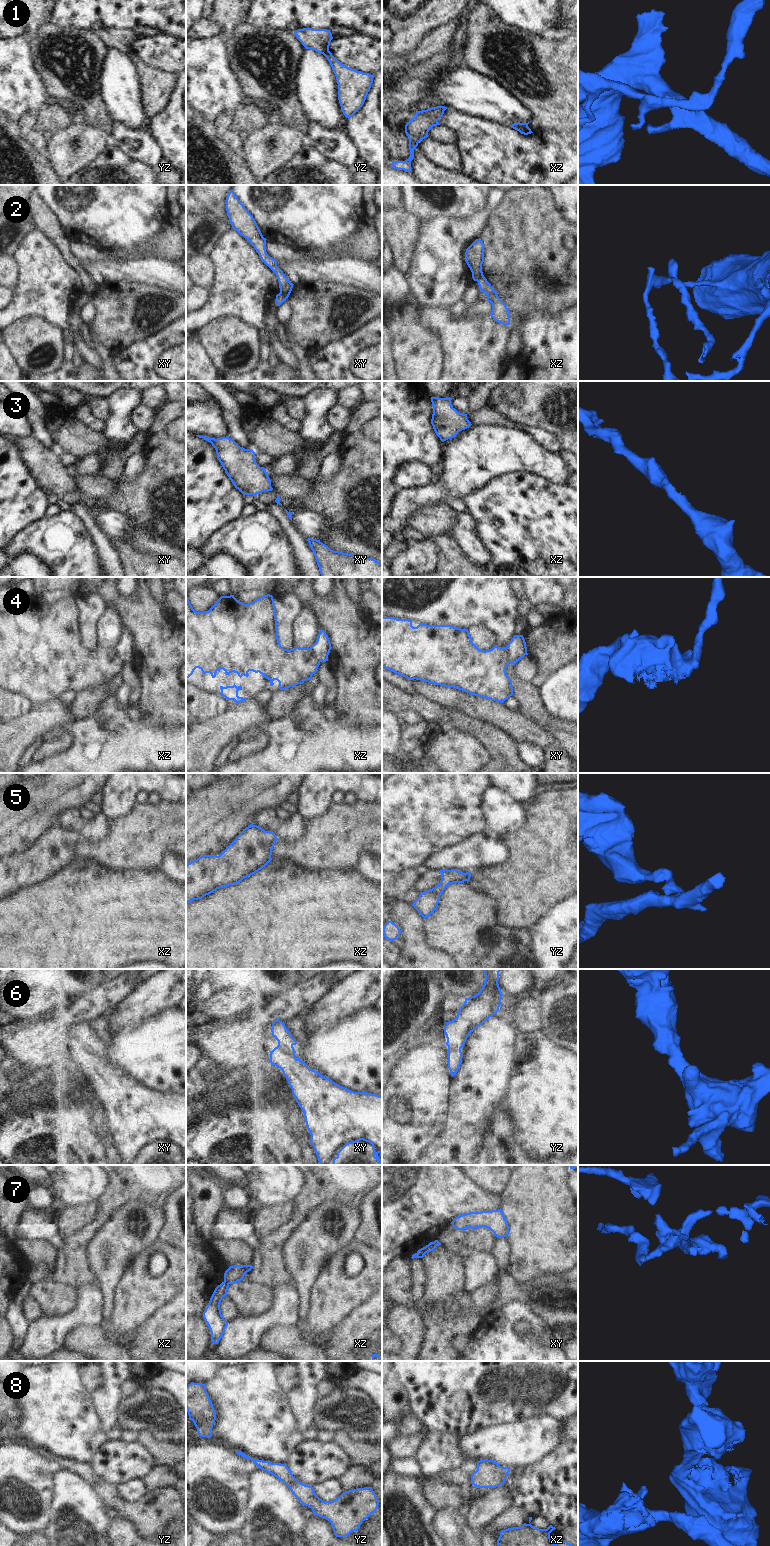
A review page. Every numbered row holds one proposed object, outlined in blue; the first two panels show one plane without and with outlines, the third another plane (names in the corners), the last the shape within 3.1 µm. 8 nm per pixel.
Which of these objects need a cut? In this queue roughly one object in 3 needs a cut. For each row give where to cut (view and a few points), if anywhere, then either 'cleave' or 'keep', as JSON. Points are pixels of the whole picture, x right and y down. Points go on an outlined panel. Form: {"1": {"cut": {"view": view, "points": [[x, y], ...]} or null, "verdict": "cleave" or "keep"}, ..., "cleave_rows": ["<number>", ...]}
{"1": {"cut": {"view": "xz", "points": [[527, 126], [522, 126], [518, 130]]}, "verdict": "cleave"}, "2": {"cut": {"view": "xz", "points": [[483, 275], [475, 280]]}, "verdict": "cleave"}, "3": {"cut": null, "verdict": "keep"}, "4": {"cut": {"view": "xz", "points": [[309, 648], [320, 661]]}, "verdict": "cleave"}, "5": {"cut": null, "verdict": "keep"}, "6": {"cut": null, "verdict": "keep"}, "7": {"cut": {"view": "xy", "points": [[421, 1248], [425, 1253]]}, "verdict": "cleave"}, "8": {"cut": null, "verdict": "keep"}, "cleave_rows": ["1", "2", "4", "7"]}

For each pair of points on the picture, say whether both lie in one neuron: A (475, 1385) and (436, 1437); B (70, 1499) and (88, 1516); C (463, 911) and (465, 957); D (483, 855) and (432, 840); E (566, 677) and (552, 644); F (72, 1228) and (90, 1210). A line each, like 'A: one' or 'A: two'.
A: two
B: one
C: one
D: two
E: two
F: one

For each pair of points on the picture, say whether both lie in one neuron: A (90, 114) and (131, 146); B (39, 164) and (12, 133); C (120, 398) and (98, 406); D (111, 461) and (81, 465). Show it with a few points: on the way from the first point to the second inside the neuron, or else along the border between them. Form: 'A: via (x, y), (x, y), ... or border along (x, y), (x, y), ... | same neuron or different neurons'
A: border along (114, 121), (110, 135) | different neurons
B: via (31, 156), (17, 141) | same neuron
C: border along (107, 397), (108, 418), (105, 422) | different neurons
D: border along (81, 457), (98, 455), (102, 459), (102, 474) | different neurons

